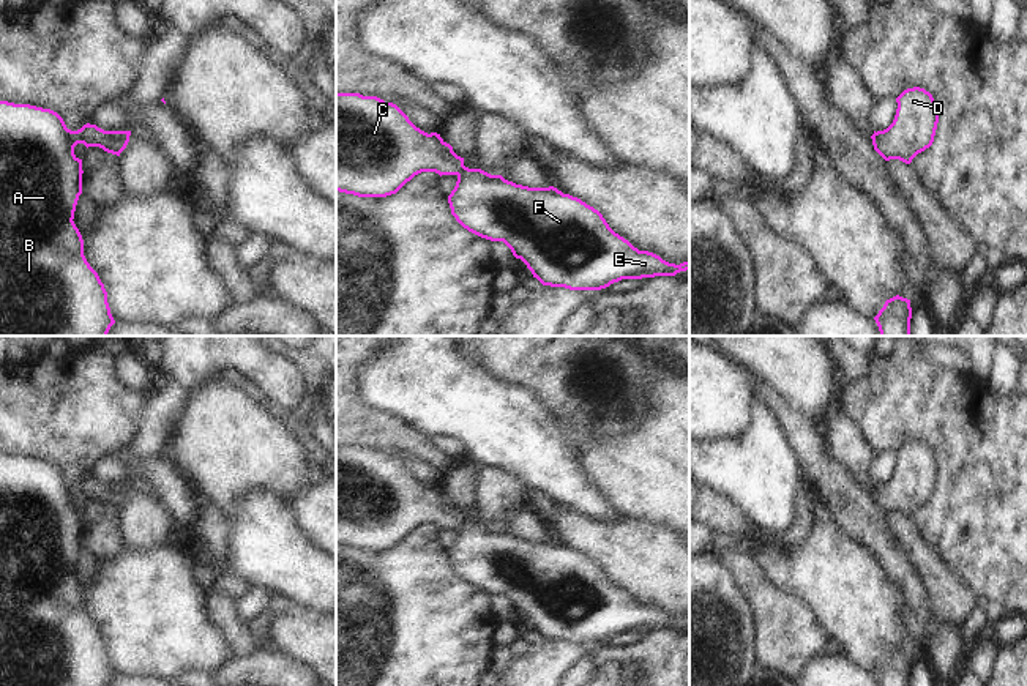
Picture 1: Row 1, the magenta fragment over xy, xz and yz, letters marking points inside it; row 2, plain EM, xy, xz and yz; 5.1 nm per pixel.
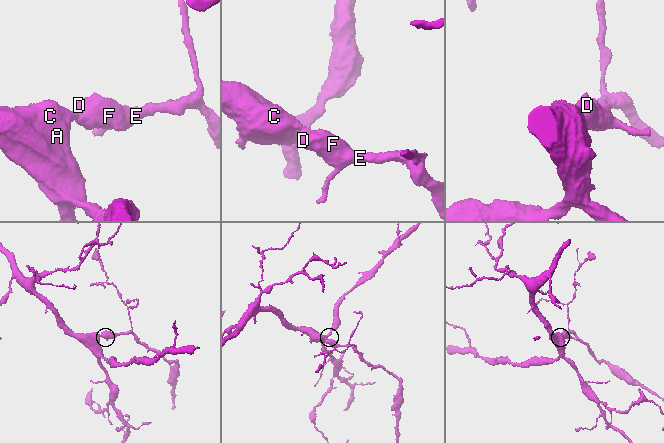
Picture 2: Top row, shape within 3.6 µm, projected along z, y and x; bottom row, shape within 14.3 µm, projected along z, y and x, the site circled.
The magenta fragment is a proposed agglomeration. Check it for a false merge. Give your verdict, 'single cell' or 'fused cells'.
single cell

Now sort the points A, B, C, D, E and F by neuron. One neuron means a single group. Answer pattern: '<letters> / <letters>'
A B C D E F

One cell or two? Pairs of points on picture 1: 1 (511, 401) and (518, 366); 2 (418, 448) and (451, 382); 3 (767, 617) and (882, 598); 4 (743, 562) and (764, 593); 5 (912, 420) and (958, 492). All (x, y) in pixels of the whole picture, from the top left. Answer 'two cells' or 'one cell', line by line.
1: two cells
2: two cells
3: two cells
4: one cell
5: one cell

